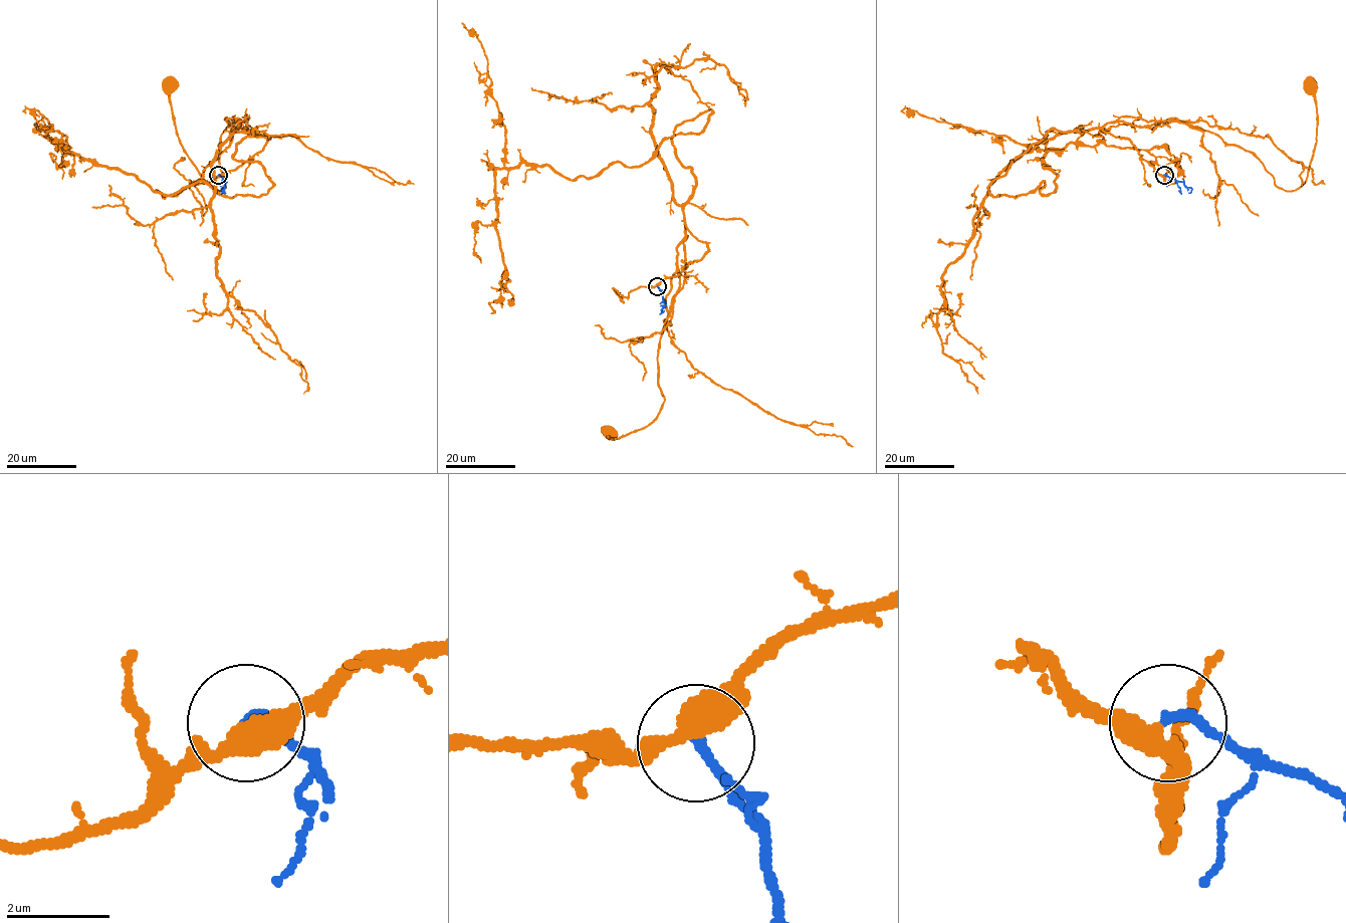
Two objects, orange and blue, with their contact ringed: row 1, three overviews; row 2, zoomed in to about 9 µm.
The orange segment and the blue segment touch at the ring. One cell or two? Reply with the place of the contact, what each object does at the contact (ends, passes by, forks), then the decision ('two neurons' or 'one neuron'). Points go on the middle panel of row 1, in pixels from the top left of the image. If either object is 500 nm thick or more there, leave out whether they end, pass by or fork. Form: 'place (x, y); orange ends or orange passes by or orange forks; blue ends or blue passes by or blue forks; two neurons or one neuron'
place (657, 286); orange passes by; blue ends; one neuron

